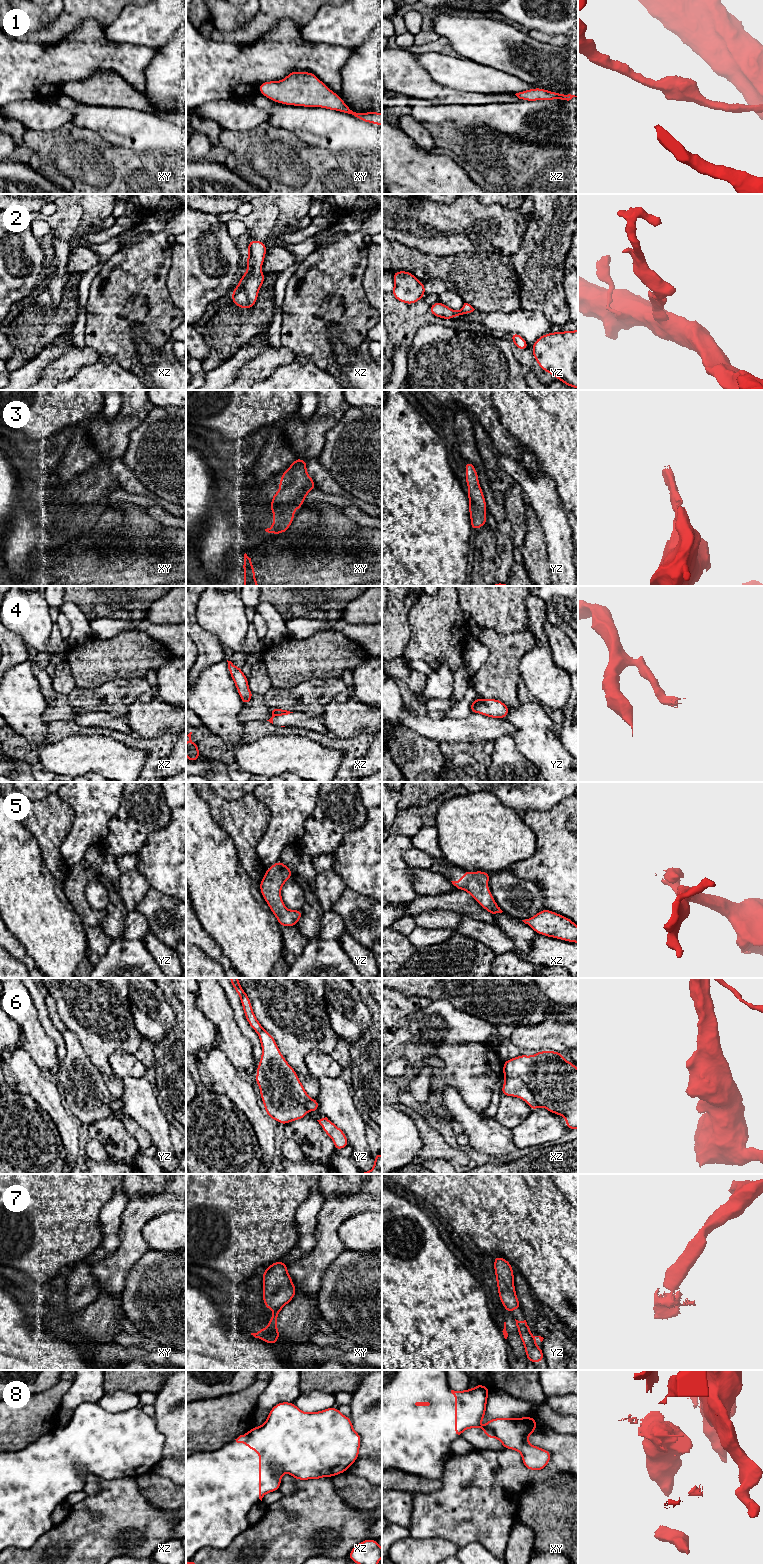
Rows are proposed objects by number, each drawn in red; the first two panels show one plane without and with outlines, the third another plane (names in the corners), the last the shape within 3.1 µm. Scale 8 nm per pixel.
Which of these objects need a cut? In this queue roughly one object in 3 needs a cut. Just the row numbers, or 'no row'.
6, 8

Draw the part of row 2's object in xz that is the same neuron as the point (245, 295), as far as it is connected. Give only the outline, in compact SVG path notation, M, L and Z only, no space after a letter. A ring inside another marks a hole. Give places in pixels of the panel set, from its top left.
M257 240L248 242L248 259L246 260L248 270L232 291L232 303L242 309L250 309L257 302L258 292L265 280L261 268L266 252L265 242Z

